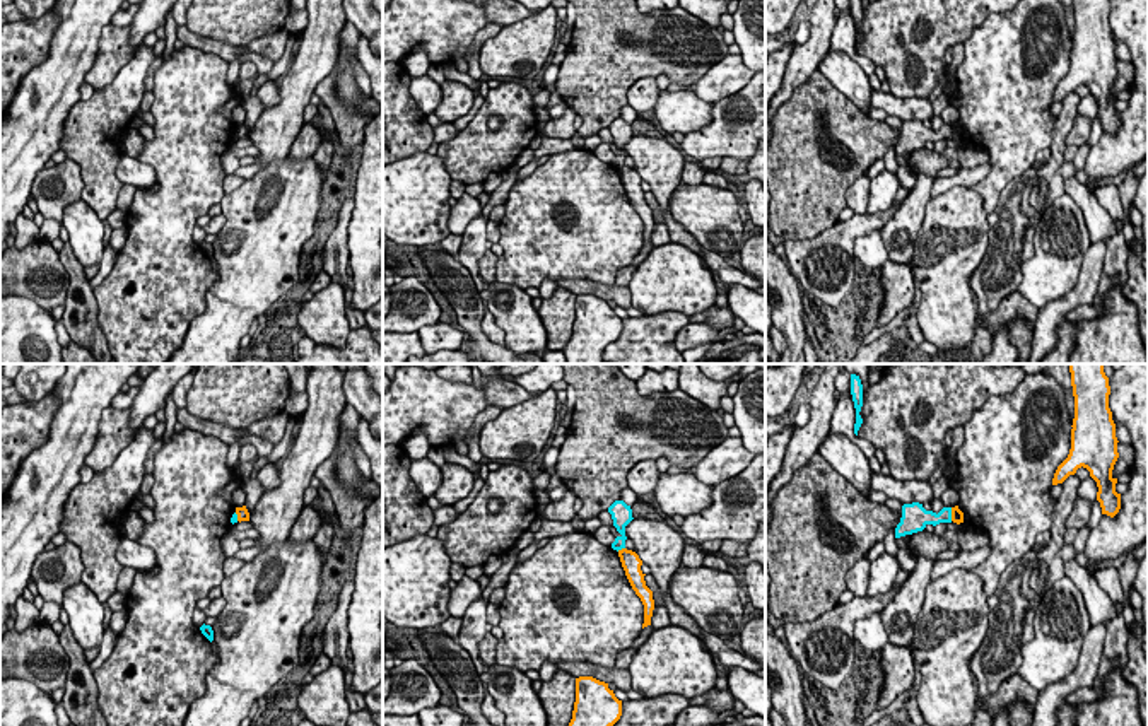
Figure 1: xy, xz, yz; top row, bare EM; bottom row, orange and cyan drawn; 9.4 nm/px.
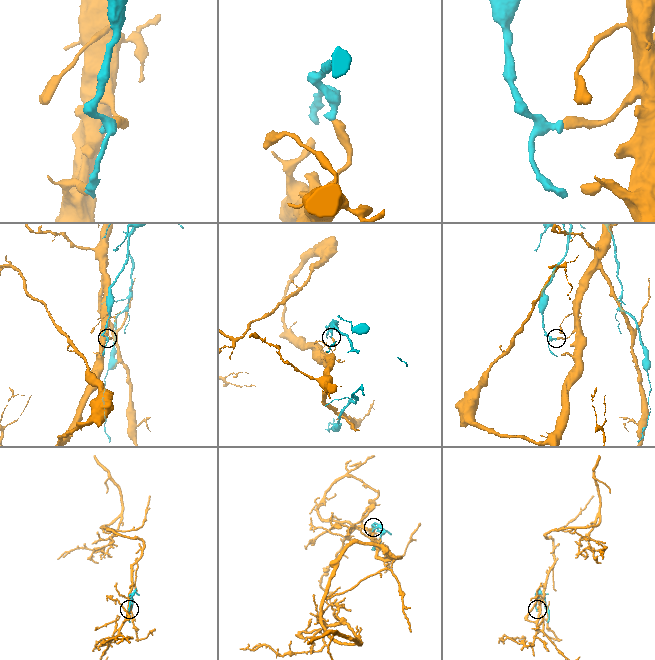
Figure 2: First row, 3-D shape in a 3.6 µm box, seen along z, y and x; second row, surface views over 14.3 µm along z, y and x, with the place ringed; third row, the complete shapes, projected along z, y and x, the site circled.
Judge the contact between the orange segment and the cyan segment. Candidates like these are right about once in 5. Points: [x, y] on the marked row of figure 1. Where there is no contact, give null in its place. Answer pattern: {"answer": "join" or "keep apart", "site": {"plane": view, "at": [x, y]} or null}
{"answer": "keep apart", "site": {"plane": "yz", "at": [952, 515]}}

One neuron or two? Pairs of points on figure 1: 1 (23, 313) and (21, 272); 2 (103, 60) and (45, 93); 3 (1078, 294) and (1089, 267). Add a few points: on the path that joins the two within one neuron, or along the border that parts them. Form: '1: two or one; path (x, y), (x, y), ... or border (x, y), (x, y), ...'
1: two; border (17, 296), (29, 298), (48, 311)
2: one; path (89, 69), (69, 69), (58, 79)
3: one; path (1085, 287), (1089, 274)

